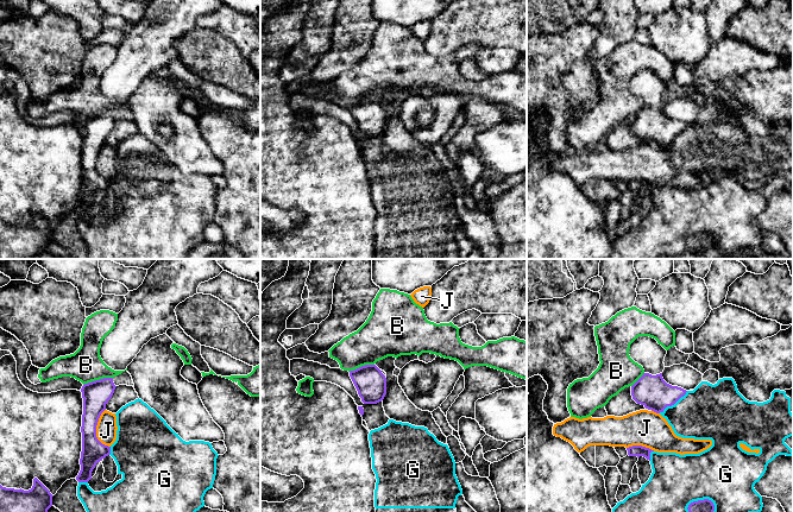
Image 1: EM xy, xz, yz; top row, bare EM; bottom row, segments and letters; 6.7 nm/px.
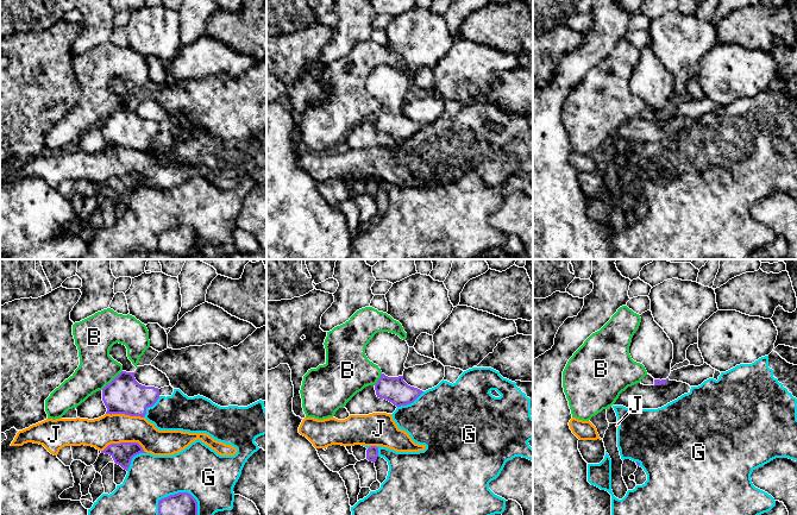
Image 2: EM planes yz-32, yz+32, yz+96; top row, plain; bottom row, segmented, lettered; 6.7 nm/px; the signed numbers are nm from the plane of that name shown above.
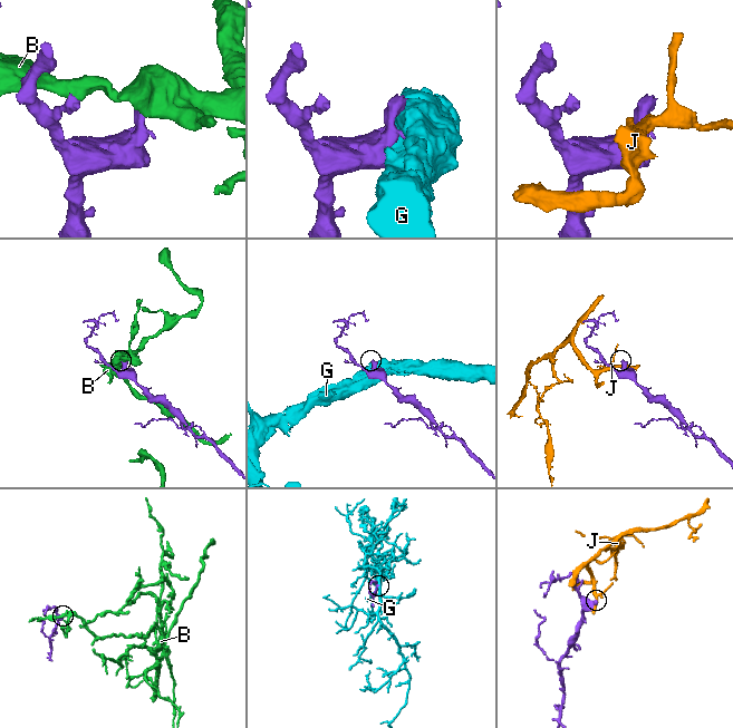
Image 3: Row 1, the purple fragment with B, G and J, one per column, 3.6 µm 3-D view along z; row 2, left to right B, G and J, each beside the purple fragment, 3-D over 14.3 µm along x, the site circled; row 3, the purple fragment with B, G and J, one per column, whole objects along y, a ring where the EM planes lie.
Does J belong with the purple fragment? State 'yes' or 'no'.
no

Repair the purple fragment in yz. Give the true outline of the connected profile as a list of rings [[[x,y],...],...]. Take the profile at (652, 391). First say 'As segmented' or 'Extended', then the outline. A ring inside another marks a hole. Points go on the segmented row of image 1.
Extended. [[[638,336],[629,349],[630,358],[644,369],[643,375],[631,386],[632,399],[656,413],[674,405],[687,392],[663,380],[666,354],[667,350],[649,336]]]

